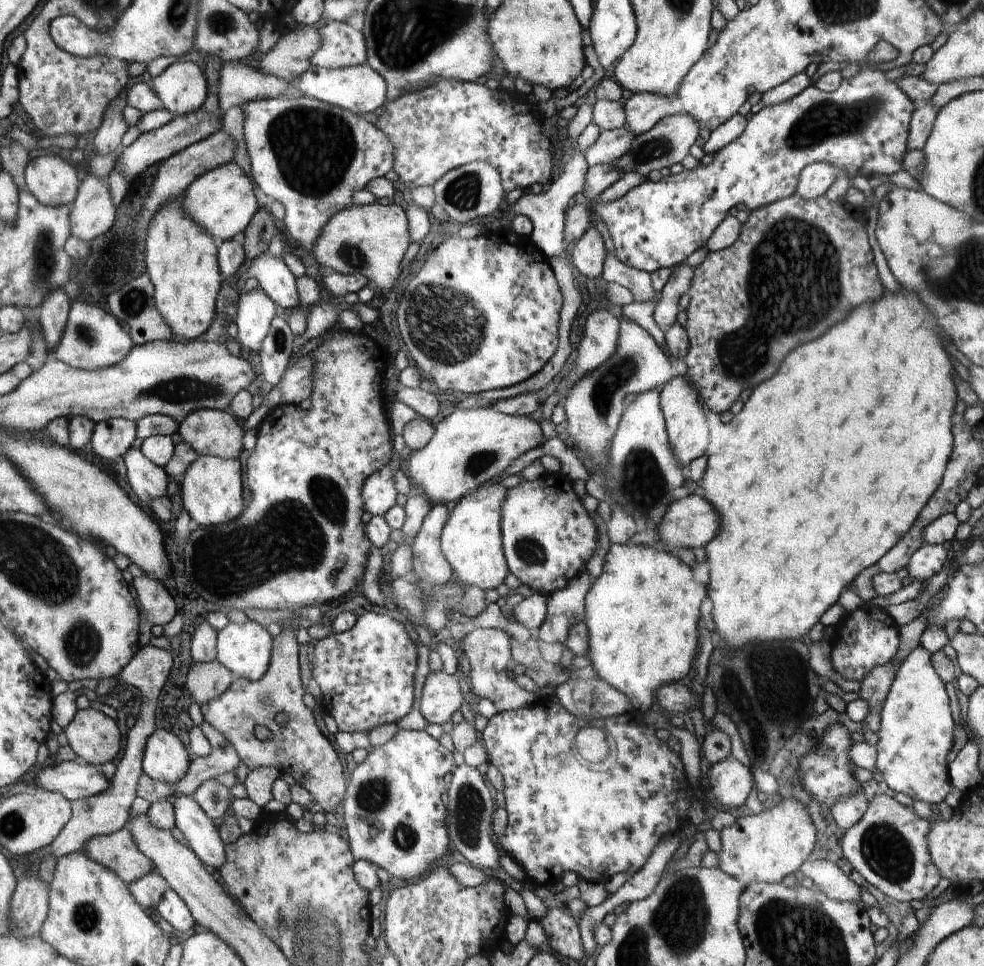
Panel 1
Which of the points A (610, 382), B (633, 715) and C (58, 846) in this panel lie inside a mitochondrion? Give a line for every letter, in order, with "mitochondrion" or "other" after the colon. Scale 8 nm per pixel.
A: mitochondrion
B: other
C: other

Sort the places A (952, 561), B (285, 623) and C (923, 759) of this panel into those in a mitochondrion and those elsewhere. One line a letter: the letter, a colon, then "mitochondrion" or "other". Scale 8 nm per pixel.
A: other
B: other
C: other

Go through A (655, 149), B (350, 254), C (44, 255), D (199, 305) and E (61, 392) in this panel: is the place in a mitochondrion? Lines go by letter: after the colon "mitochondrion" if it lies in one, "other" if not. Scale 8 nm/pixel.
A: mitochondrion
B: mitochondrion
C: mitochondrion
D: other
E: other

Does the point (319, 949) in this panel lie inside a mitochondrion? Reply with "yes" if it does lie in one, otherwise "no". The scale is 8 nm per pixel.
yes

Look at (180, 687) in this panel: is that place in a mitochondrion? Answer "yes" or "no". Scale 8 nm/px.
no

